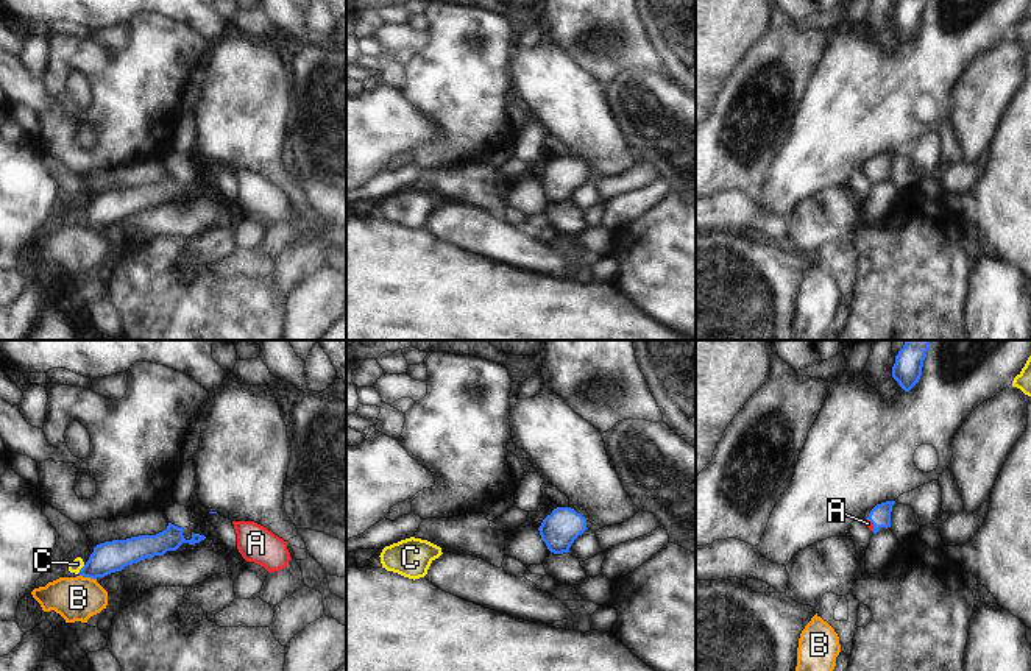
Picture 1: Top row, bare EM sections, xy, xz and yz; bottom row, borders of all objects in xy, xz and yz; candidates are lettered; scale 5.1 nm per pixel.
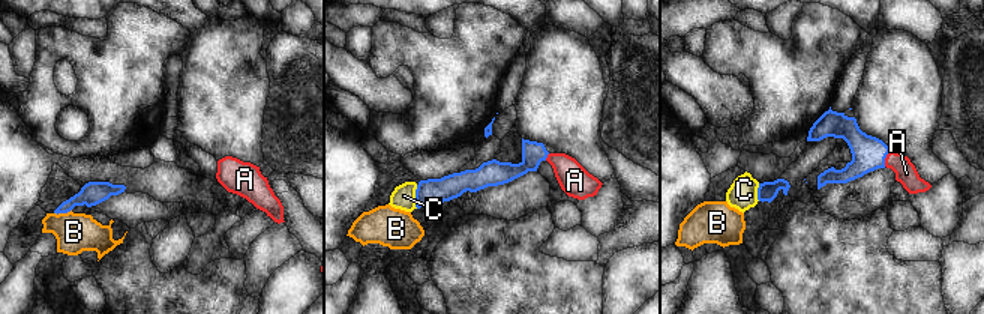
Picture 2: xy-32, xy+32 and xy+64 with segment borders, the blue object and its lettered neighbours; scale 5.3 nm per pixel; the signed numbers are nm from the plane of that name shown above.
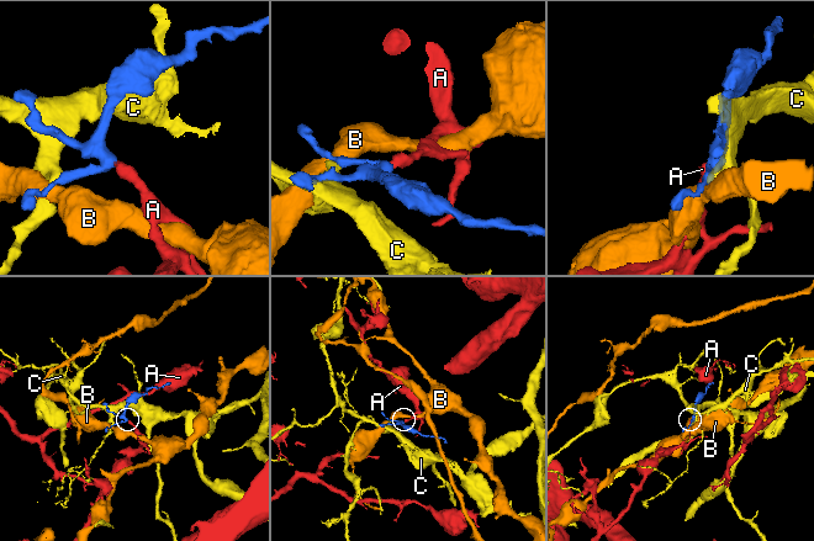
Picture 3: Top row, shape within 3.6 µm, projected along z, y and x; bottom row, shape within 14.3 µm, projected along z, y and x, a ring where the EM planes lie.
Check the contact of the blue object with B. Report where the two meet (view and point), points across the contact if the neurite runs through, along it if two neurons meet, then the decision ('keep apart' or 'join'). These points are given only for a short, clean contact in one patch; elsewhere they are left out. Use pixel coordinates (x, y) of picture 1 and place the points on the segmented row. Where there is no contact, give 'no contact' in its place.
xy (88, 576) | along xy (80, 575), (95, 579) | keep apart

